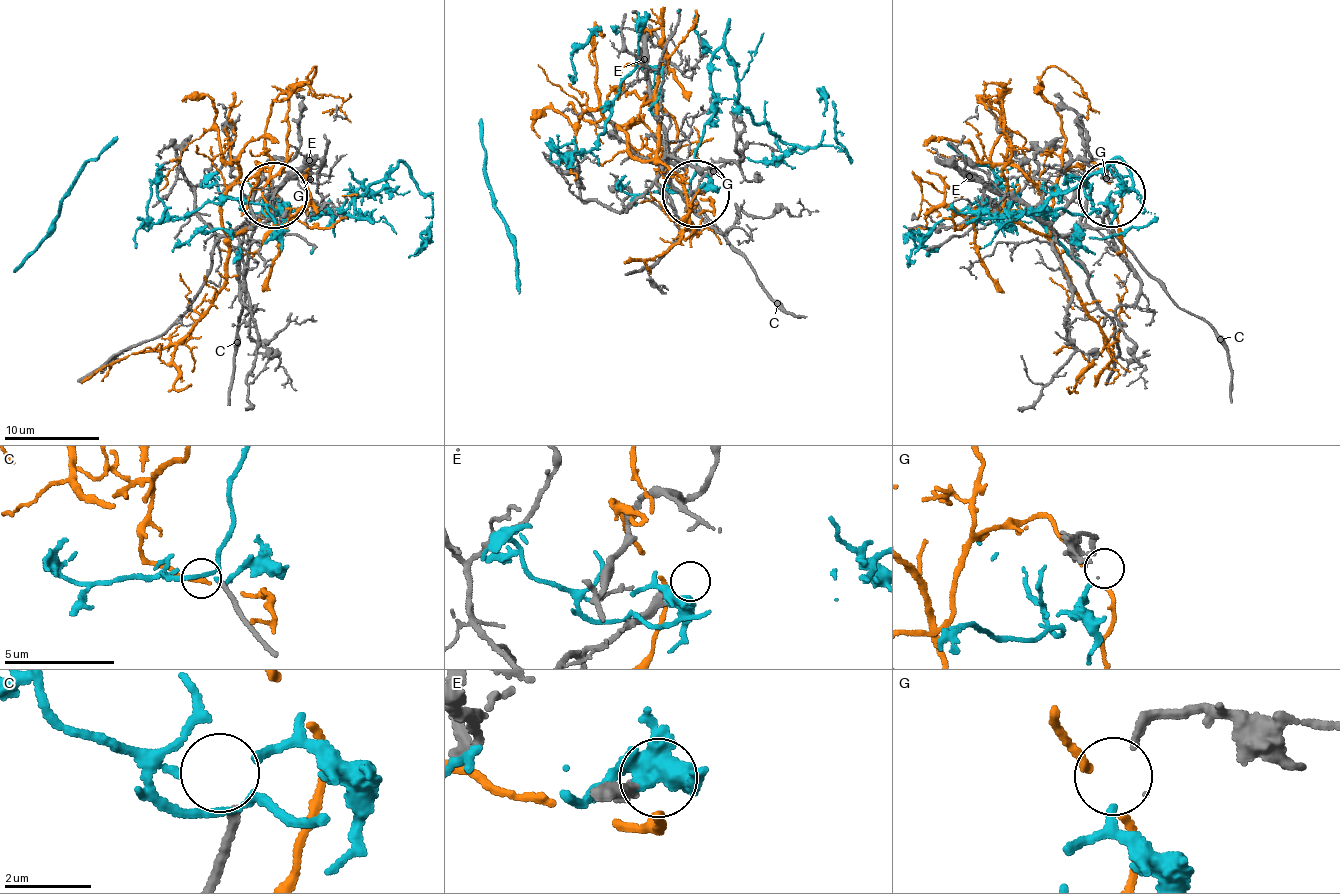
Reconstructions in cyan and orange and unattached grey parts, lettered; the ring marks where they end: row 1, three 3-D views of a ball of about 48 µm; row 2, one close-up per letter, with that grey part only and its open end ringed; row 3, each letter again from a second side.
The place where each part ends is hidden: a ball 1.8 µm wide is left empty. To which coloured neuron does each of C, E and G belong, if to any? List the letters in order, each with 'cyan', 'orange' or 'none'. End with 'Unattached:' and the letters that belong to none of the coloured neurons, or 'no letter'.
C: none
E: none
G: cyan
Unattached: C, E

